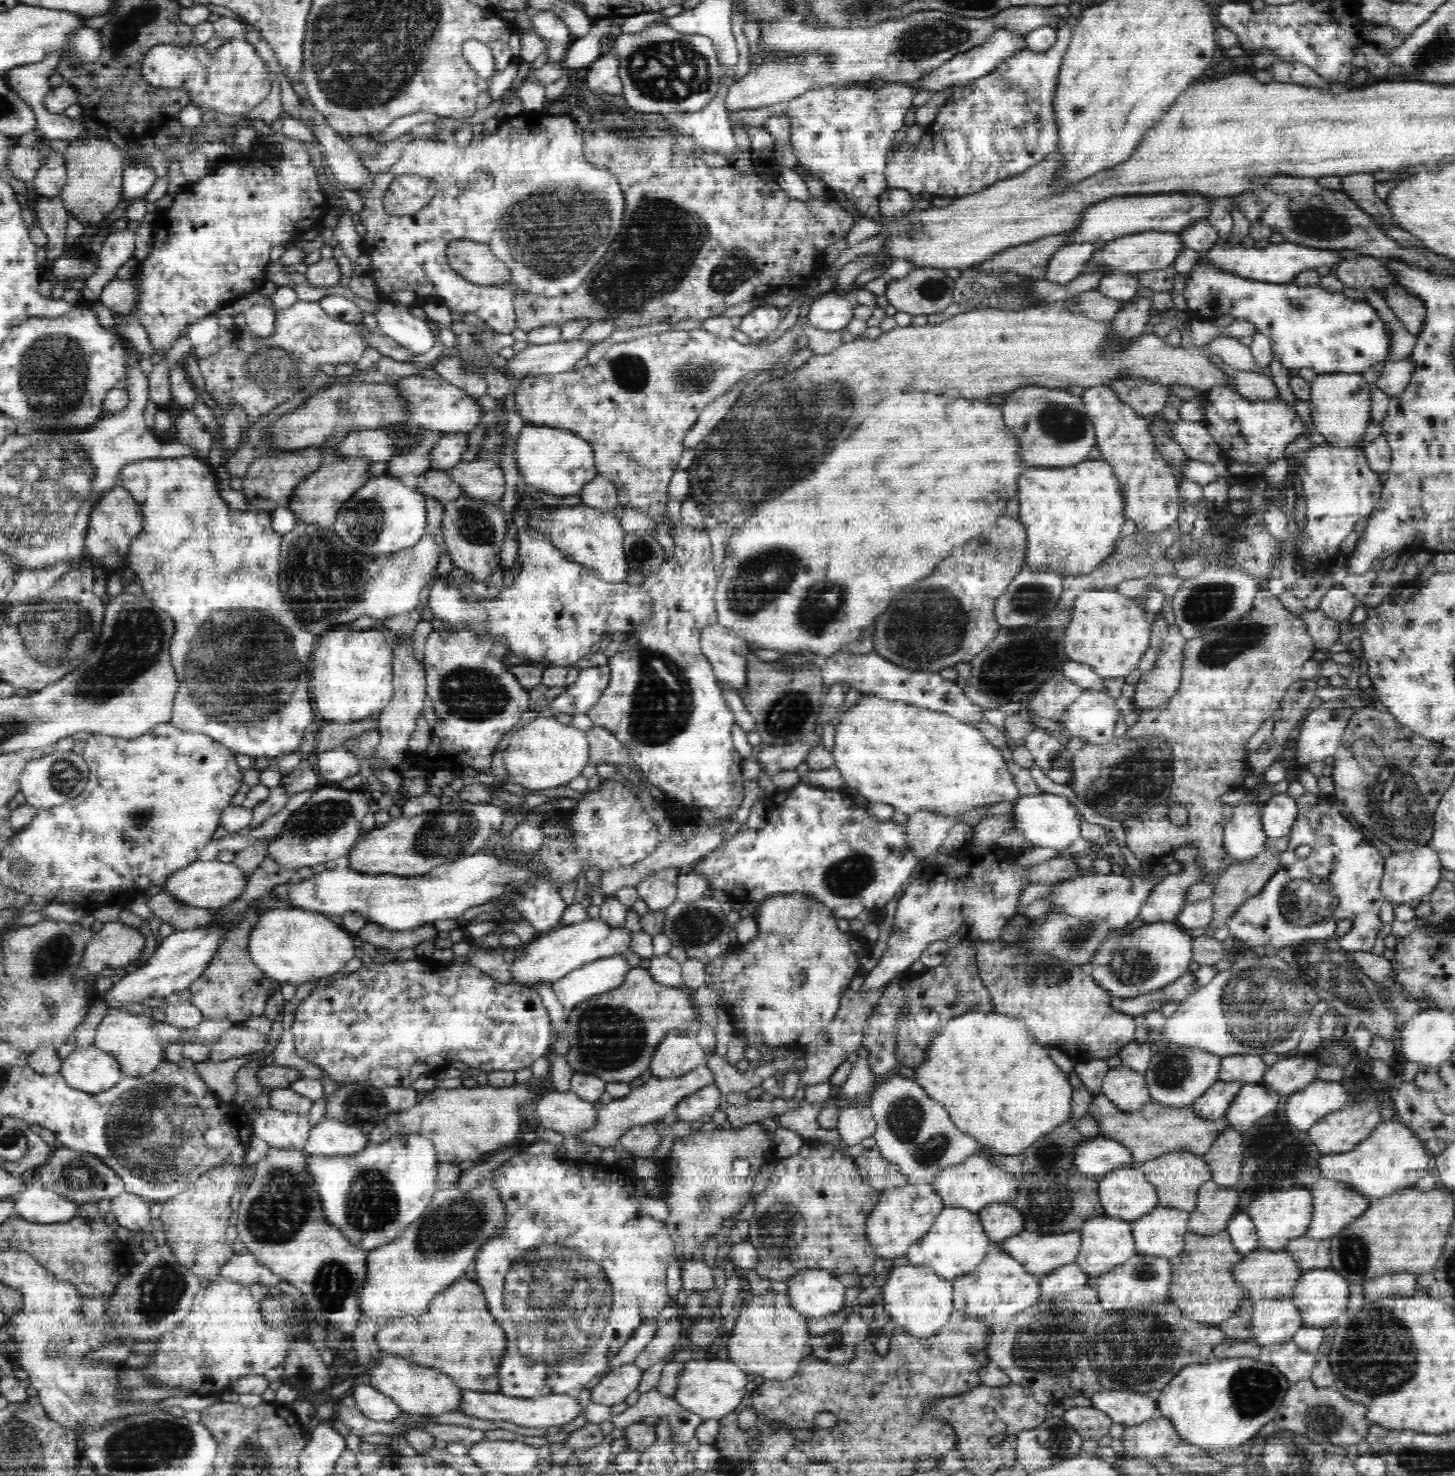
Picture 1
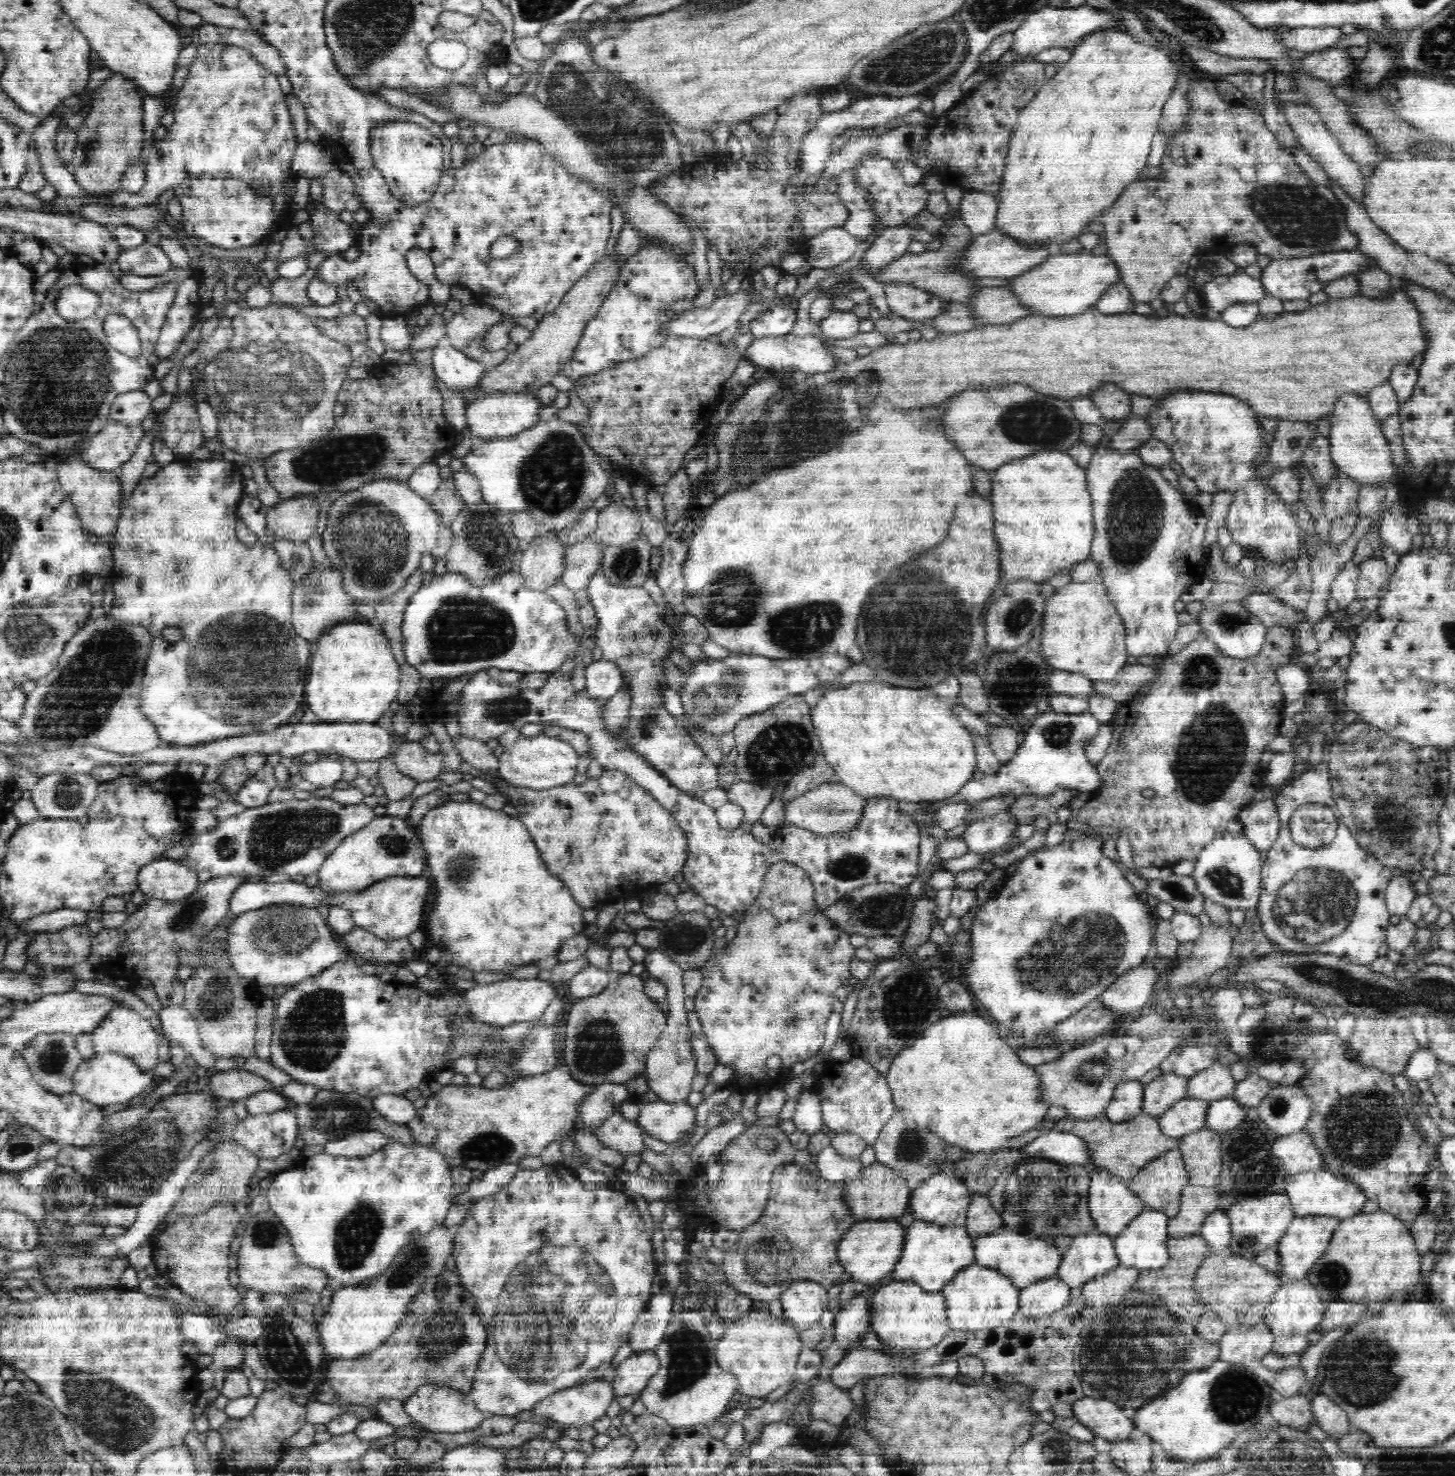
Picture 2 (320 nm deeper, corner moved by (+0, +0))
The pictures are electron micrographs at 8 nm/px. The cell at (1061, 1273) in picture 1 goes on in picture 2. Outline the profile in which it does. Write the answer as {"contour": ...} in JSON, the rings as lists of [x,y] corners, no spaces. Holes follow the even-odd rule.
{"contour":[[[1057,1276],[1048,1277],[1020,1289],[1019,1313],[1028,1318],[1051,1315],[1071,1300],[1071,1288]]]}

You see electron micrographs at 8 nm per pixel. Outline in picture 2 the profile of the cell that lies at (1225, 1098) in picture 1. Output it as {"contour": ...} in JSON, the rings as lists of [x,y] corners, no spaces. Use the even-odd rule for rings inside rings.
{"contour":[[[1186,1096],[1186,1098],[1183,1100],[1176,1102],[1176,1104],[1167,1112],[1164,1112],[1164,1115],[1158,1117],[1161,1132],[1166,1137],[1171,1137],[1172,1139],[1181,1139],[1191,1132],[1204,1129],[1208,1106],[1210,1106],[1210,1103],[1207,1101],[1200,1099],[1188,1099]]]}

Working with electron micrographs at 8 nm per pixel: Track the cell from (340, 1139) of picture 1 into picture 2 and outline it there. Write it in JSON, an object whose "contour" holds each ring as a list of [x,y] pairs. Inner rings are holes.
{"contour":[[[378,1131],[355,1132],[338,1141],[329,1141],[324,1153],[331,1156],[364,1157],[388,1145],[390,1138]]]}

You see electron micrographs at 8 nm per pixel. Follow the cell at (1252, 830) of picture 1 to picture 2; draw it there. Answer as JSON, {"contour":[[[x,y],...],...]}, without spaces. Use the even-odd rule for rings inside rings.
{"contour":[[[1227,833],[1208,843],[1196,857],[1192,879],[1204,898],[1229,909],[1252,909],[1258,906],[1263,858],[1244,833]]]}

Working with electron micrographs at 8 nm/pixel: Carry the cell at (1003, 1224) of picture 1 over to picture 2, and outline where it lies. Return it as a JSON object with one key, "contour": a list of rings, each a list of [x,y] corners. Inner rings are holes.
{"contour":[[[973,1194],[967,1208],[965,1228],[972,1237],[977,1239],[982,1235],[990,1235],[1004,1228],[1000,1214],[992,1206],[987,1195]]]}

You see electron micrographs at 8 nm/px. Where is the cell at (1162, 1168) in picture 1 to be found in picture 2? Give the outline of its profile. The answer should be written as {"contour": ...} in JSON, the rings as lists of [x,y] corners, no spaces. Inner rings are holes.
{"contour":[[[1178,1149],[1151,1160],[1126,1182],[1127,1187],[1144,1201],[1147,1210],[1164,1212],[1168,1219],[1179,1212],[1181,1192],[1188,1184],[1187,1169]]]}

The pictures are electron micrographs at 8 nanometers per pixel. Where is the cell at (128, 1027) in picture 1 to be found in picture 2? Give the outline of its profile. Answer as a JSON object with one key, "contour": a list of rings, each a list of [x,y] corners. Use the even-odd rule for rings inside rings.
{"contour":[[[116,1006],[112,1012],[92,1031],[93,1048],[96,1053],[116,1052],[131,1058],[140,1069],[150,1072],[160,1060],[158,1059],[158,1033],[150,1021],[142,1017],[130,1006]]]}

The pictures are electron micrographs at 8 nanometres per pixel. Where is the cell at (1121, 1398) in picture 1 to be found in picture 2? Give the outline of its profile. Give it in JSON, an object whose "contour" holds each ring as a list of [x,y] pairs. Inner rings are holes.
{"contour":[[[1085,1396],[1072,1403],[1073,1417],[1109,1441],[1126,1440],[1135,1428],[1134,1420],[1111,1400]]]}

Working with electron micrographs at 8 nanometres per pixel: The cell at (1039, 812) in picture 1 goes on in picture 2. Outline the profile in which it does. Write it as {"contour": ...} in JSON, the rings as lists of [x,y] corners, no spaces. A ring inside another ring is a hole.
{"contour":[[[1006,811],[970,822],[962,837],[970,852],[993,854],[1002,851],[1011,842],[1018,826],[1013,814]]]}

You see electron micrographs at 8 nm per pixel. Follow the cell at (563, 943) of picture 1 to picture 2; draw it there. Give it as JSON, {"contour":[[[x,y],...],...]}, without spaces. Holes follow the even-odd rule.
{"contour":[[[506,978],[468,989],[466,1001],[471,1007],[471,1016],[475,1016],[474,1022],[504,1027],[516,1022],[534,1021],[542,1015],[554,996],[556,990],[550,986],[550,983],[542,982],[542,979],[508,980]]]}

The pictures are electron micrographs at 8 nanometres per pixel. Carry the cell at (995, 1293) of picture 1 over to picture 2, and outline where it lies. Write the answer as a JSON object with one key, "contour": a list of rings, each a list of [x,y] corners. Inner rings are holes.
{"contour":[[[975,1262],[958,1271],[941,1293],[947,1305],[948,1326],[951,1330],[990,1329],[1008,1324],[1019,1312],[1020,1288],[996,1269]]]}

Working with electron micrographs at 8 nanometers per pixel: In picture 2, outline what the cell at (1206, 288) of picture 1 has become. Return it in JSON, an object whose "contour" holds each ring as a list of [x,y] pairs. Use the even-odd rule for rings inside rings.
{"contour":[[[1246,272],[1216,276],[1202,287],[1206,306],[1220,313],[1231,304],[1258,303],[1265,293],[1262,281]]]}

